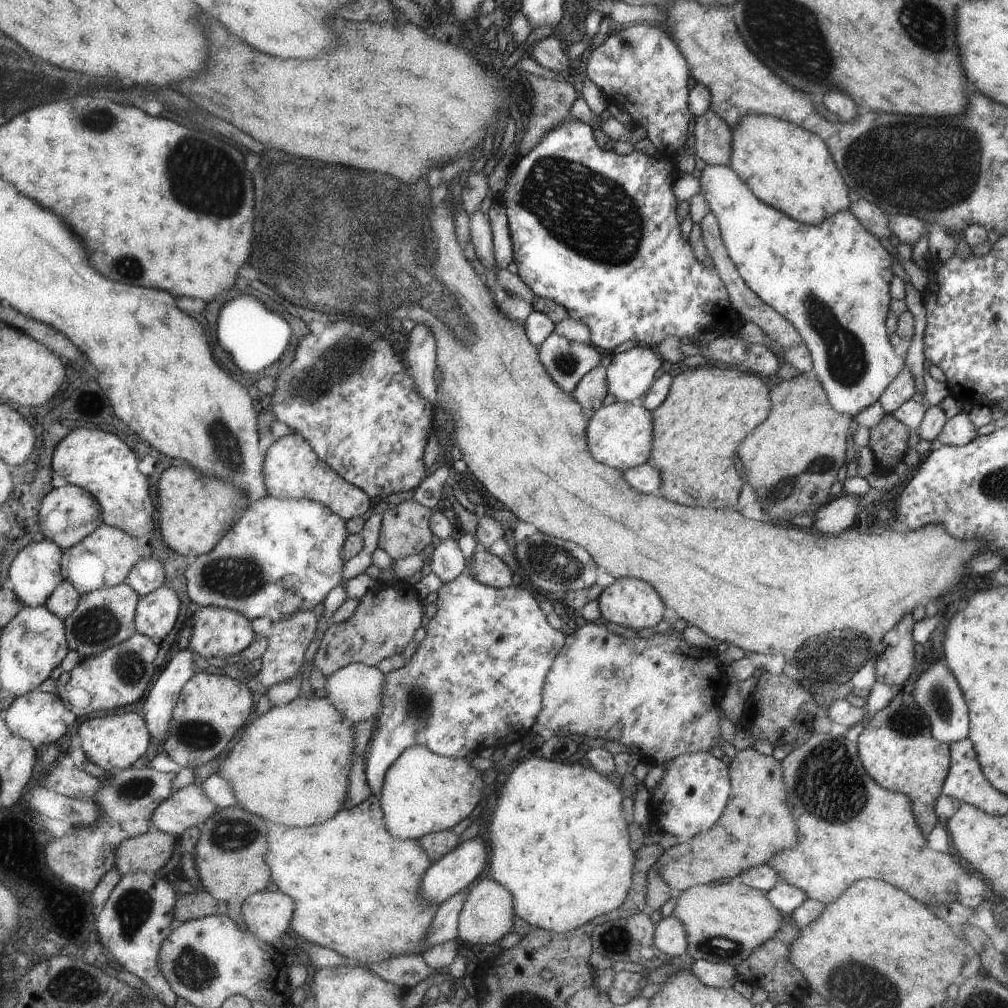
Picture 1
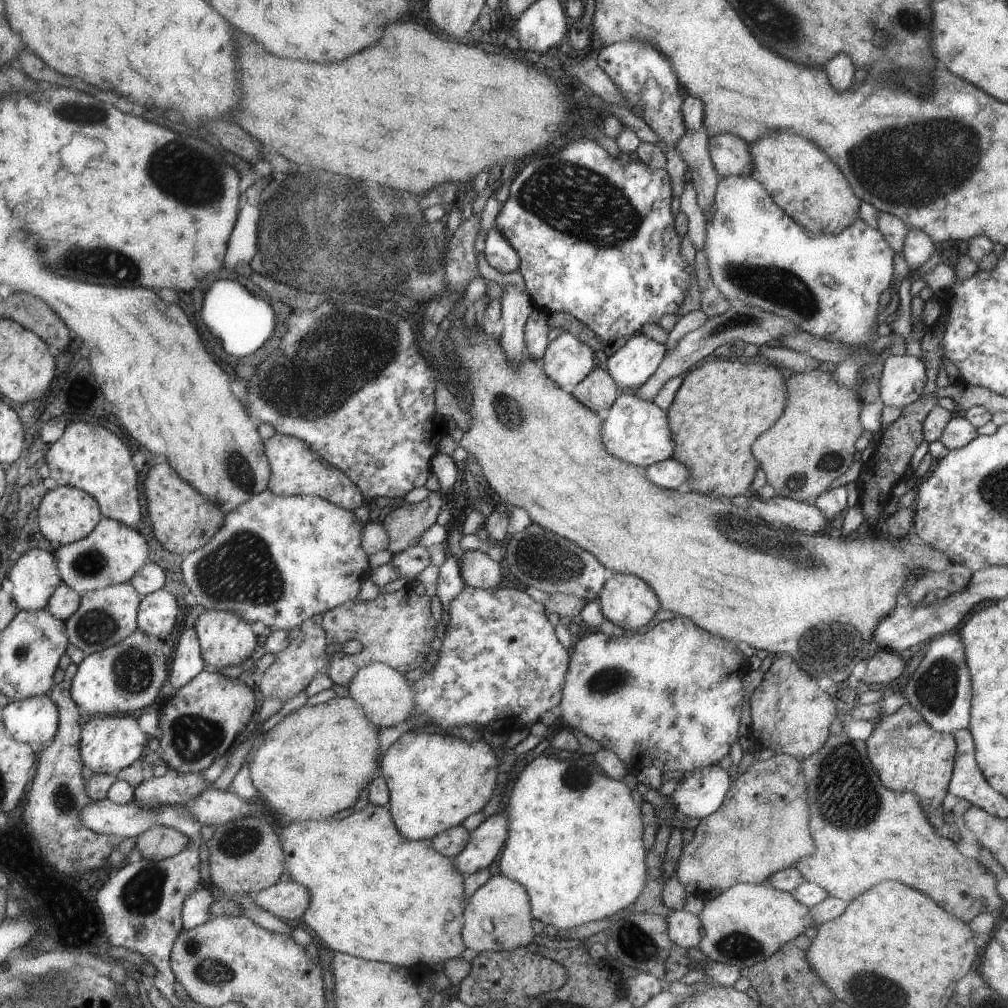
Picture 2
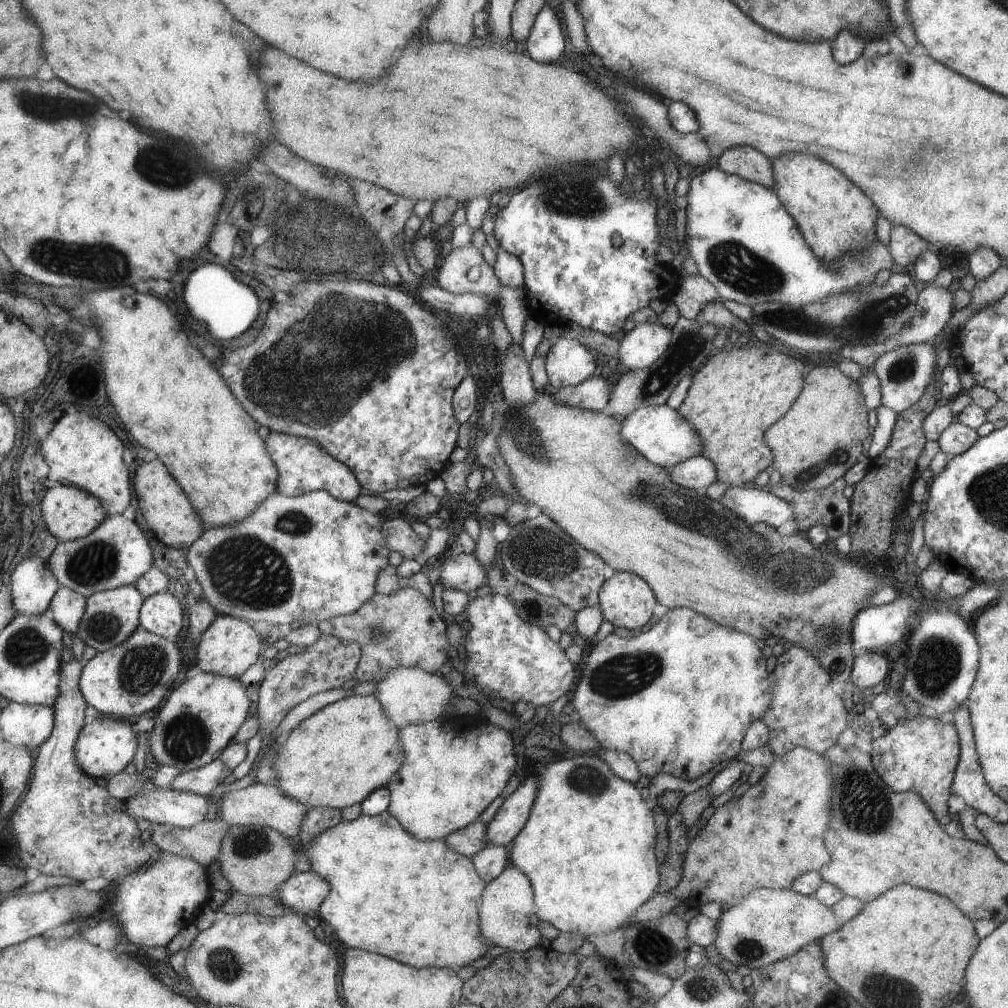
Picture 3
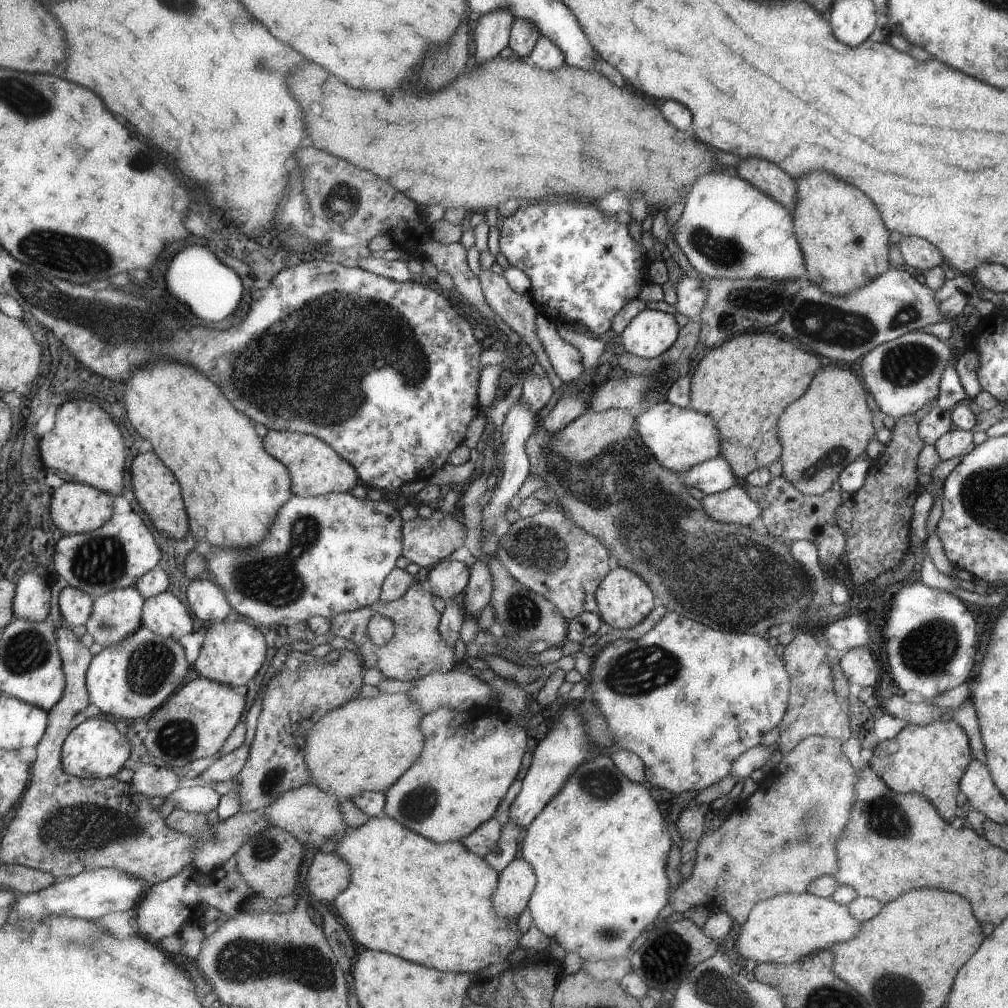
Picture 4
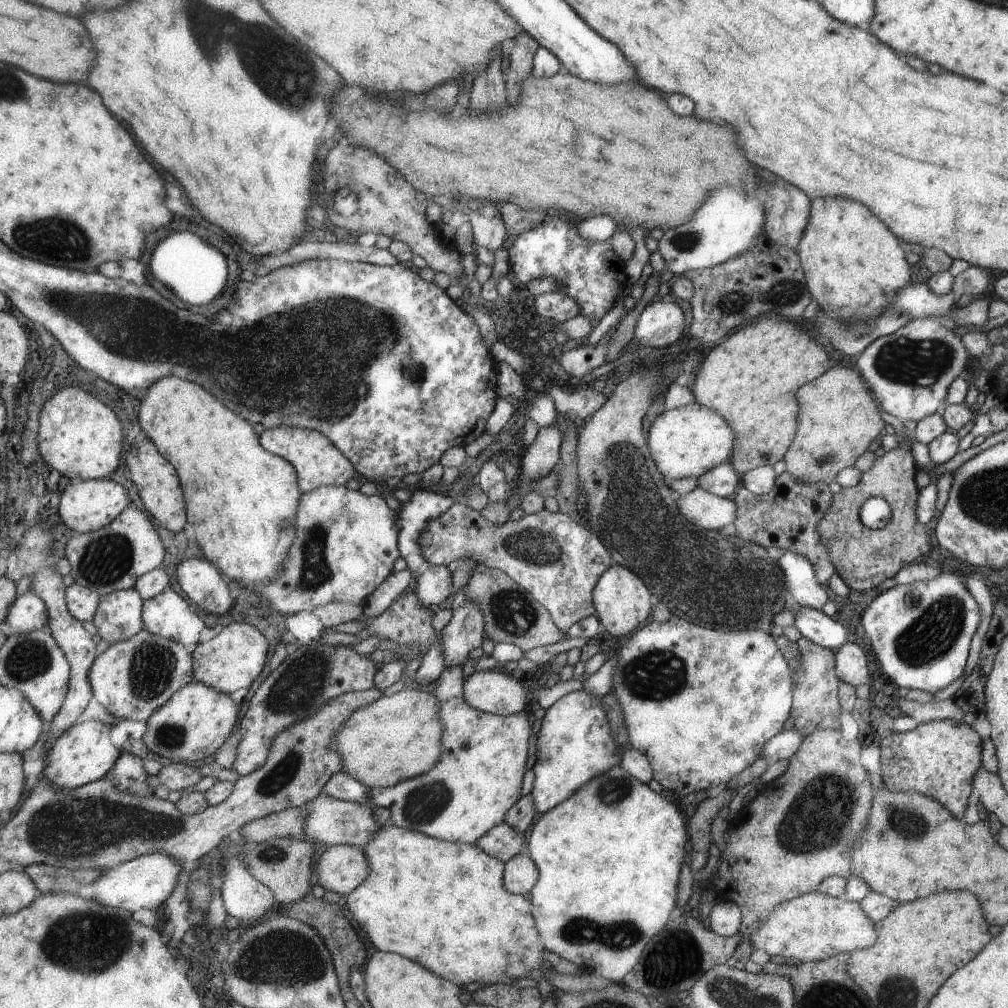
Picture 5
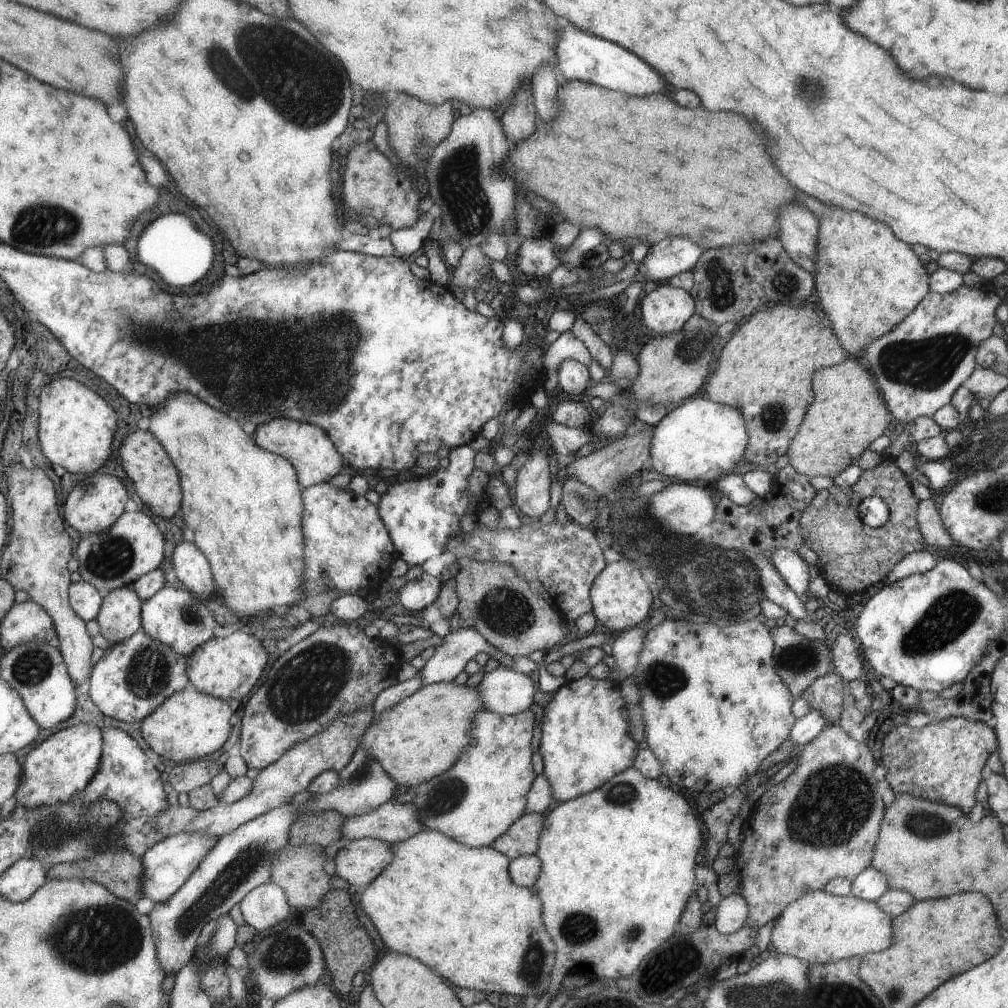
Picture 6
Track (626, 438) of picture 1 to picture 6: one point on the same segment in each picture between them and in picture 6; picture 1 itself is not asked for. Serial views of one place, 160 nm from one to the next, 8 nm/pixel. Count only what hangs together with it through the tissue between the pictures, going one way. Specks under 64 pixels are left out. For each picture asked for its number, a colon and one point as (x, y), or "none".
2: (636, 431)
3: (659, 433)
4: (679, 438)
5: (689, 440)
6: (700, 440)

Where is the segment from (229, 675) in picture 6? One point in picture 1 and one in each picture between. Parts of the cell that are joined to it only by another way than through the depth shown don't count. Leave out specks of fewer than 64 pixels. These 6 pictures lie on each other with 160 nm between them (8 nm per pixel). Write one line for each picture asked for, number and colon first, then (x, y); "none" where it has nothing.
1: (216, 631)
2: (226, 640)
3: (228, 648)
4: (231, 653)
5: (231, 660)

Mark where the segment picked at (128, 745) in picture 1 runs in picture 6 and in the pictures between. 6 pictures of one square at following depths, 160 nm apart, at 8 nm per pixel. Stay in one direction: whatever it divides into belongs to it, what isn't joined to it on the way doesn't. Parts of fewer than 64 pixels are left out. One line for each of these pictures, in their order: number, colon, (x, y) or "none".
2: (109, 743)
3: (106, 747)
4: (99, 748)
5: (84, 753)
6: (63, 765)

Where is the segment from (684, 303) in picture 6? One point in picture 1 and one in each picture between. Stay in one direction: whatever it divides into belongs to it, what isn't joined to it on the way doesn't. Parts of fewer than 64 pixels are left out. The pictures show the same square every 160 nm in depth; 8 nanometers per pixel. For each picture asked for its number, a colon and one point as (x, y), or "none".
1: (630, 372)
2: (638, 358)
3: (640, 347)
4: (651, 333)
5: (659, 324)

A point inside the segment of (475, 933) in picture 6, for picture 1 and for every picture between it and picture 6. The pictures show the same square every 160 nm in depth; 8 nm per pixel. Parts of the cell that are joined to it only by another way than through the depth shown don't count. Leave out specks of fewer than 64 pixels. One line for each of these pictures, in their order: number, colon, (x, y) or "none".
1: (356, 887)
2: (375, 895)
3: (416, 902)
4: (431, 902)
5: (444, 904)

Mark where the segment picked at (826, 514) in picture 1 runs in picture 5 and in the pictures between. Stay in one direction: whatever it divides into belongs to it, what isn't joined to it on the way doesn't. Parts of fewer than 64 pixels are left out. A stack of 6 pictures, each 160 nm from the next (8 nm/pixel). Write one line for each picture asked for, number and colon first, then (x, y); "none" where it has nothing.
2: (799, 515)
3: (755, 506)
4: (733, 506)
5: (706, 510)

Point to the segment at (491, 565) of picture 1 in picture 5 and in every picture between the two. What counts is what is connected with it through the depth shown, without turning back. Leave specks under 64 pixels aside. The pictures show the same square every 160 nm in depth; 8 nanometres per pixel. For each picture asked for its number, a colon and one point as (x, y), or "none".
2: (477, 569)
3: (463, 572)
4: (448, 580)
5: (433, 586)

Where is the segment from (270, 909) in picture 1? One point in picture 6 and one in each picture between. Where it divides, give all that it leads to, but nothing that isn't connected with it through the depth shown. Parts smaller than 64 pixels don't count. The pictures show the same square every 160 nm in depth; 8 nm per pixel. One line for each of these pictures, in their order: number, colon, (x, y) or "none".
2: (288, 901)
3: (303, 893)
4: (328, 875)
5: (341, 868)
6: (359, 862)

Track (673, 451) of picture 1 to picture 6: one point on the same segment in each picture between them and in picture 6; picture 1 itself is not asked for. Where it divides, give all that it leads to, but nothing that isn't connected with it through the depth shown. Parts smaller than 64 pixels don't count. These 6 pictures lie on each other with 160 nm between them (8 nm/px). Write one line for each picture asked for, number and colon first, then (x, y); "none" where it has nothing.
2: (722, 406)
3: (731, 400)
4: (743, 384)
5: (751, 378)
6: (765, 369)

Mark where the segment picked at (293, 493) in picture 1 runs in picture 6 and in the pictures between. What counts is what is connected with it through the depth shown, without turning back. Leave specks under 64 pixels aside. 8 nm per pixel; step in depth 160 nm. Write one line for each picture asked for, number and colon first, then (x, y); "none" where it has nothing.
2: (295, 469)
3: (302, 465)
4: (314, 469)
5: (317, 460)
6: (310, 451)

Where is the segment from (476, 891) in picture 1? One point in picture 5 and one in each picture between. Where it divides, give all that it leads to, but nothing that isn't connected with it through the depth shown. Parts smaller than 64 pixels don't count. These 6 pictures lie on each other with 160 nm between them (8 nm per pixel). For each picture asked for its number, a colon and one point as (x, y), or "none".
2: (497, 917)
3: (507, 914)
4: (514, 888)
5: (520, 874)

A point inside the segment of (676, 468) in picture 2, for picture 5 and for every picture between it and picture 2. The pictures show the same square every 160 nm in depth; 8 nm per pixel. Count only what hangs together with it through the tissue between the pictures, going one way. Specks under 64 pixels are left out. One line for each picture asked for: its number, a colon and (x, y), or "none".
3: (696, 473)
4: (713, 476)
5: (722, 480)

